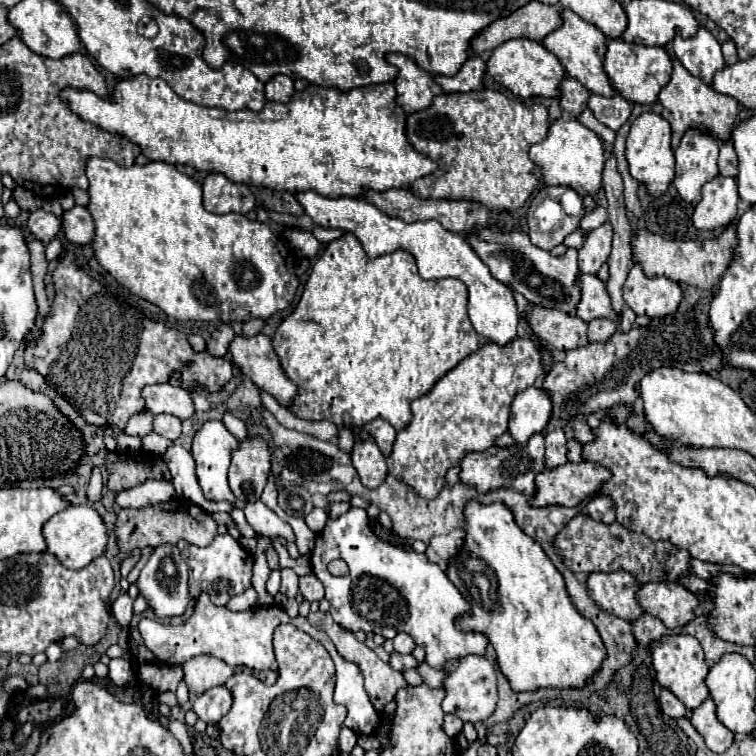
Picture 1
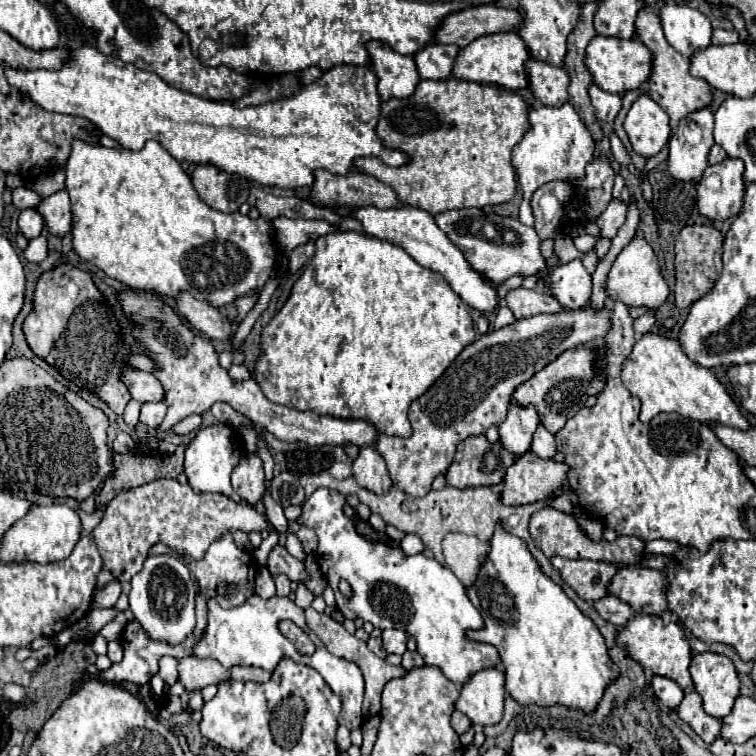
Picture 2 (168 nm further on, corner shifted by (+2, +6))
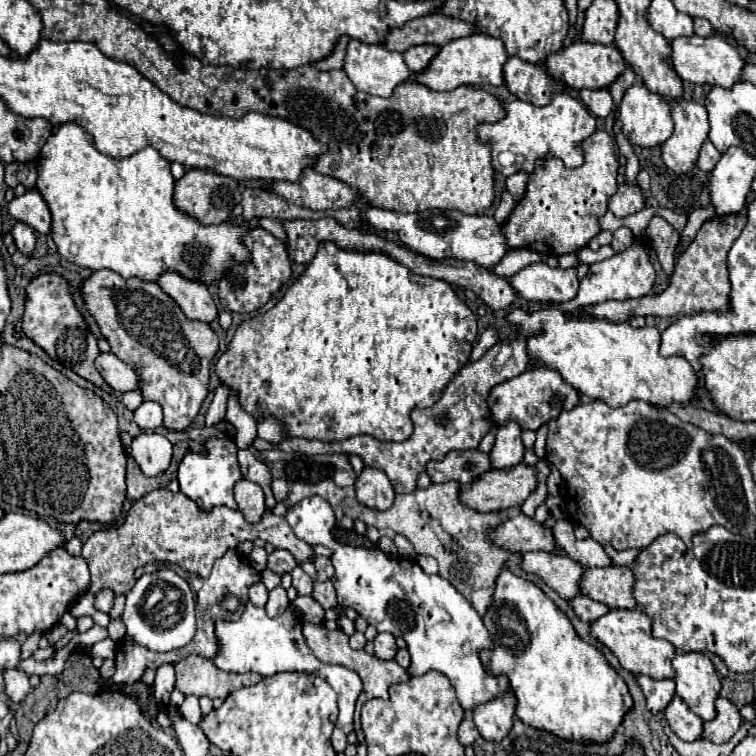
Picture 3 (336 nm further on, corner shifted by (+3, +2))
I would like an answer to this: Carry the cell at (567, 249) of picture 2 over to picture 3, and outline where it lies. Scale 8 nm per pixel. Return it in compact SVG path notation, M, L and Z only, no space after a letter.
M621 227L613 233L612 248L616 252L622 252L634 241L634 235L629 228Z

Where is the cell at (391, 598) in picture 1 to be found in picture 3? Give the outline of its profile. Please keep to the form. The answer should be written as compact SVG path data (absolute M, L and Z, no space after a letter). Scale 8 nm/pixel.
M310 496L296 506L290 506L286 520L300 540L330 548L330 560L334 564L332 584L338 592L338 604L342 608L354 608L378 632L390 632L406 640L412 658L408 672L412 676L430 670L446 674L464 710L472 710L476 704L482 704L508 688L508 678L504 674L494 676L484 670L478 652L482 648L492 648L490 634L472 604L446 578L440 574L426 574L418 562L390 558L378 548L368 550L338 542L334 536L334 508L320 496Z

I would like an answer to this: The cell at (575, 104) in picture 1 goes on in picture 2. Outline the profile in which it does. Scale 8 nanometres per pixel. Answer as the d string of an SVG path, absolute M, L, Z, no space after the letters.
M529 58L525 62L525 72L529 72L529 90L541 104L561 106L569 100L569 74L565 68Z

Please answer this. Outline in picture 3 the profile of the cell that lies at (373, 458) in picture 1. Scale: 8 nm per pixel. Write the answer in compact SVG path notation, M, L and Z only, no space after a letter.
M366 466L356 478L356 498L374 510L388 510L394 502L394 488L384 472Z

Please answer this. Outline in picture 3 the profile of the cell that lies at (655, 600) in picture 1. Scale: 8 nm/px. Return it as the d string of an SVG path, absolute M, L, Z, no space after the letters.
M608 566L608 568L586 568L584 580L580 582L584 588L584 594L588 594L592 600L602 602L610 608L628 608L634 610L638 606L634 598L634 572L628 566Z

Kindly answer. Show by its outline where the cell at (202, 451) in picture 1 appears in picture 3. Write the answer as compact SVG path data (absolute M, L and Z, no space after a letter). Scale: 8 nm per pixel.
M230 436L222 438L208 438L204 442L204 452L188 452L180 466L178 466L178 482L180 492L184 492L188 498L192 498L200 508L208 510L212 506L228 506L236 508L234 502L234 484L242 478L240 464L236 460L236 444Z

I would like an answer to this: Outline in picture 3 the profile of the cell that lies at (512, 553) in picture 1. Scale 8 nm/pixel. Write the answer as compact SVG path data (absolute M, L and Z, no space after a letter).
M504 566L494 586L492 604L488 606L482 620L492 636L494 648L482 650L480 660L484 662L488 672L508 676L510 688L518 700L516 716L524 724L574 742L604 742L614 734L624 718L624 712L632 708L632 698L628 694L626 682L608 664L608 660L596 646L586 644L578 636L568 616L558 610L558 606L534 582L512 574L512 570Z

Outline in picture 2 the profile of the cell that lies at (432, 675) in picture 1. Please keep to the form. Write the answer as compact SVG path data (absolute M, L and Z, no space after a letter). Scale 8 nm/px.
M405 652L403 656L401 656L403 660L401 660L401 666L405 668L405 670L411 670L411 668L415 668L415 666L423 666L425 662L423 662L423 658L417 654L417 652Z

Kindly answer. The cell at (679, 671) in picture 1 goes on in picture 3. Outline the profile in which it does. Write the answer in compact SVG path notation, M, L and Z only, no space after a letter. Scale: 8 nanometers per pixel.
M642 608L610 610L606 616L592 622L592 636L596 636L602 644L606 644L616 654L622 668L630 670L636 676L646 674L656 680L676 676L676 672L672 668L672 658L676 656L676 648L668 640L652 636L652 618Z

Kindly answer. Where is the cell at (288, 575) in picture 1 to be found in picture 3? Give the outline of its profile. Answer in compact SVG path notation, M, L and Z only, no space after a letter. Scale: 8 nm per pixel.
M276 586L272 592L270 592L270 598L268 598L268 604L266 604L266 612L270 616L278 616L284 612L284 608L288 608L290 600L286 596L286 590L282 586Z

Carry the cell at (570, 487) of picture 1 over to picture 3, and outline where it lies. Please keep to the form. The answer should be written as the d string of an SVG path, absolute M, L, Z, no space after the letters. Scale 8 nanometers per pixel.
M520 462L514 468L492 470L480 476L476 484L462 488L460 500L478 512L496 512L520 506L538 486L536 468Z

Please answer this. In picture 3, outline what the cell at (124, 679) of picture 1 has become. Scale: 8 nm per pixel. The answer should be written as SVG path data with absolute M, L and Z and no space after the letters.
M106 638L106 640L98 642L98 644L94 644L92 650L90 650L90 654L92 654L92 656L98 656L98 658L102 658L102 660L106 660L106 658L114 660L114 658L116 658L116 642L110 640L110 638Z

